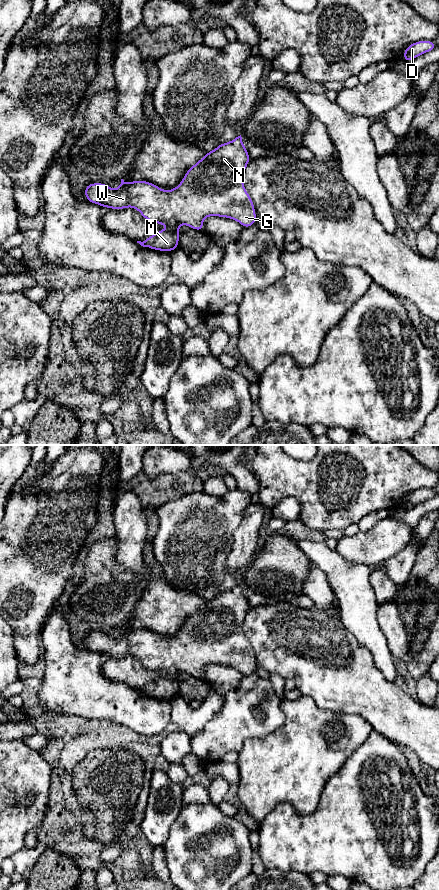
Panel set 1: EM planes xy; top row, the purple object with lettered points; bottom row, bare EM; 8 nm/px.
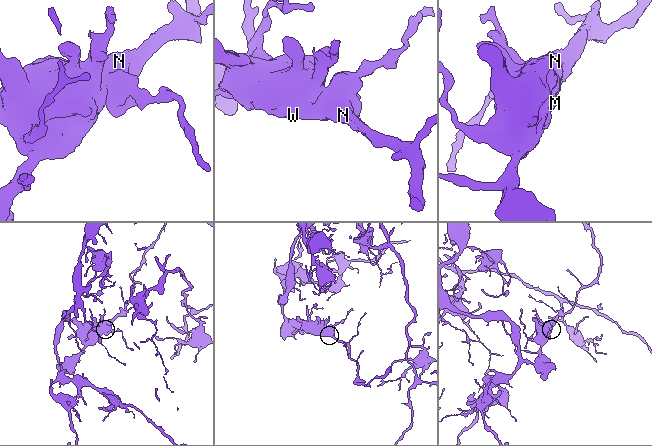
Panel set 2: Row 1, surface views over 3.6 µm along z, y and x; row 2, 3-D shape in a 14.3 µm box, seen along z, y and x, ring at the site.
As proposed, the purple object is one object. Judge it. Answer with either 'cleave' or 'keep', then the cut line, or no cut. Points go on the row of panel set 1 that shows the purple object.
keep | no cut

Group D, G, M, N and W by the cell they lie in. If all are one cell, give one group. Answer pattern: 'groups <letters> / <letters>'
groups D G M N W

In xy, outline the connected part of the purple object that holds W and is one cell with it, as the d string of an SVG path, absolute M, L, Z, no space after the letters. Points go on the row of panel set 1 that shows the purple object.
M241 135L230 142L222 143L213 151L206 152L205 156L190 167L180 184L173 190L162 190L154 183L135 180L130 183L125 183L121 179L121 184L115 190L112 190L108 184L91 183L85 186L85 198L92 204L99 204L102 208L112 208L115 210L122 210L126 207L137 209L144 219L158 223L166 224L169 230L159 230L152 234L143 242L137 241L141 246L148 247L158 251L173 252L179 245L179 225L185 224L194 230L203 232L203 220L208 216L225 217L236 220L244 228L249 228L256 223L256 211L254 203L246 191L243 184L243 175L247 164L251 158L248 155L247 148L244 147Z

